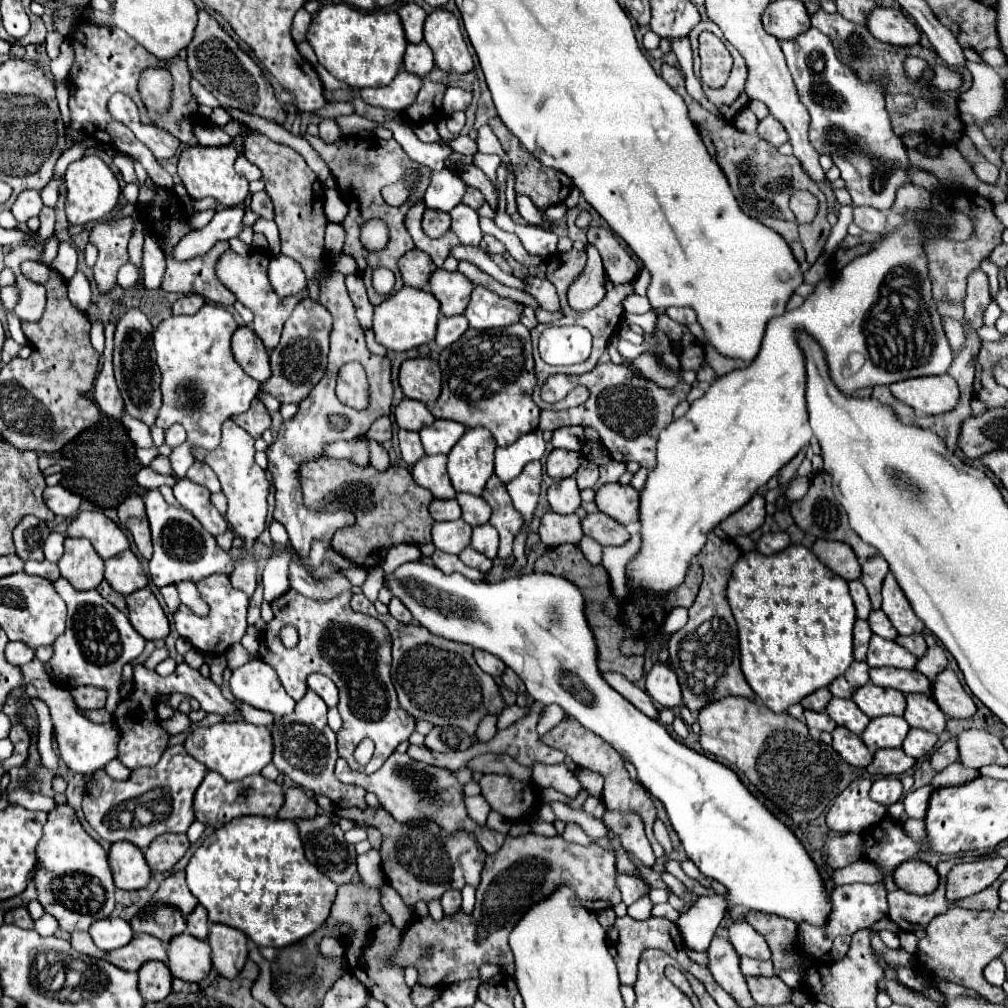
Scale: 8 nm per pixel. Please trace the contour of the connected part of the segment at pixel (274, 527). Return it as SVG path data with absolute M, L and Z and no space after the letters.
M273 520L271 522L271 525L269 526L269 532L270 532L271 538L273 539L273 541L276 544L281 544L281 546L284 546L285 551L289 551L289 553L291 553L291 555L293 555L293 553L295 553L295 551L293 551L293 549L290 545L290 541L289 541L287 532L286 532L285 528L283 527L283 525L281 525L276 520Z

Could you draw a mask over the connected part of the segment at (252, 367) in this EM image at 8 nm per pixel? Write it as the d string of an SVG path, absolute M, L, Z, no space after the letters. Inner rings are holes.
M239 327L231 339L231 351L237 363L243 367L243 371L255 381L263 383L271 377L269 355L253 329Z

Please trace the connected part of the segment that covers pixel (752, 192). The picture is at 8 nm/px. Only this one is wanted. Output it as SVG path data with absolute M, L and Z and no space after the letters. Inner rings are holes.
M669 69L667 73L663 73L663 79L667 79L667 83L685 99L687 109L689 109L689 117L691 121L697 125L699 131L709 131L709 137L715 145L717 151L717 163L723 169L731 191L737 197L737 203L741 205L745 215L751 217L777 217L777 219L785 219L785 221L793 221L793 211L789 209L789 199L797 189L807 189L811 191L817 201L819 201L819 221L807 223L807 225L799 225L799 237L801 237L801 245L807 253L807 263L815 263L815 259L821 255L825 241L831 233L831 225L827 221L827 205L825 205L825 195L821 193L819 185L815 181L811 181L811 177L805 173L803 165L797 161L797 157L783 157L777 153L775 147L771 147L767 141L763 141L757 135L745 135L739 133L731 123L713 117L709 111L705 111L695 99L691 99L685 91L685 79L681 77L681 73L677 69Z

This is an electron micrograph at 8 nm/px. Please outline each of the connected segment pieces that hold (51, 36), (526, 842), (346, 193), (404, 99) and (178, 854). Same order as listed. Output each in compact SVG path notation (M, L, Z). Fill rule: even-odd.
M49 31L45 39L47 45L47 55L51 59L55 59L59 55L60 45L63 43L64 37L57 31Z
M531 833L507 837L505 845L485 859L475 909L471 913L459 909L453 917L445 915L441 921L429 915L416 918L403 931L397 951L393 951L387 961L401 967L413 965L418 971L417 983L425 987L445 987L473 979L485 963L507 967L513 963L513 953L507 943L511 929L529 905L545 899L563 883L567 883L581 901L603 901L605 907L615 907L621 901L621 893L615 887L615 855L605 847L581 847L565 843L561 837L549 839Z
M307 137L307 141L311 143L311 147L321 155L321 159L329 165L333 177L337 179L339 183L339 191L343 195L343 199L347 201L349 205L349 213L345 217L345 221L341 223L347 231L347 239L345 239L345 247L343 247L343 253L355 257L357 265L359 265L359 273L361 273L361 279L365 281L367 285L367 295L369 295L369 301L373 305L379 305L385 301L385 295L379 295L373 285L371 285L371 273L373 269L377 267L387 267L395 273L397 277L397 283L395 283L395 291L399 291L403 287L403 279L399 275L399 269L397 269L397 261L403 253L407 253L409 249L413 249L413 241L411 241L411 235L407 233L405 229L405 213L407 209L415 203L415 199L419 199L425 189L427 189L427 183L429 183L429 169L421 169L419 165L415 165L407 153L401 149L401 145L397 145L397 141L389 139L389 141L383 141L379 137L347 137L347 139L341 139L341 141L335 141L335 143L323 143L319 137ZM417 167L417 173L419 177L415 179L413 177L413 169ZM391 183L407 183L409 185L409 201L405 201L403 205L399 207L393 207L389 203L385 203L385 199L381 197L381 189L385 185L391 185ZM369 219L381 219L385 221L387 229L389 229L389 241L385 245L385 249L381 251L369 251L363 247L361 243L361 227L369 221Z
M399 71L397 77L385 85L385 87L373 87L373 89L361 89L361 97L369 105L391 109L391 111L405 111L409 105L413 105L423 79L409 71Z
M169 833L169 835L157 837L157 841L149 845L149 849L145 851L145 859L153 873L171 871L173 865L187 853L187 849L189 849L187 835Z

